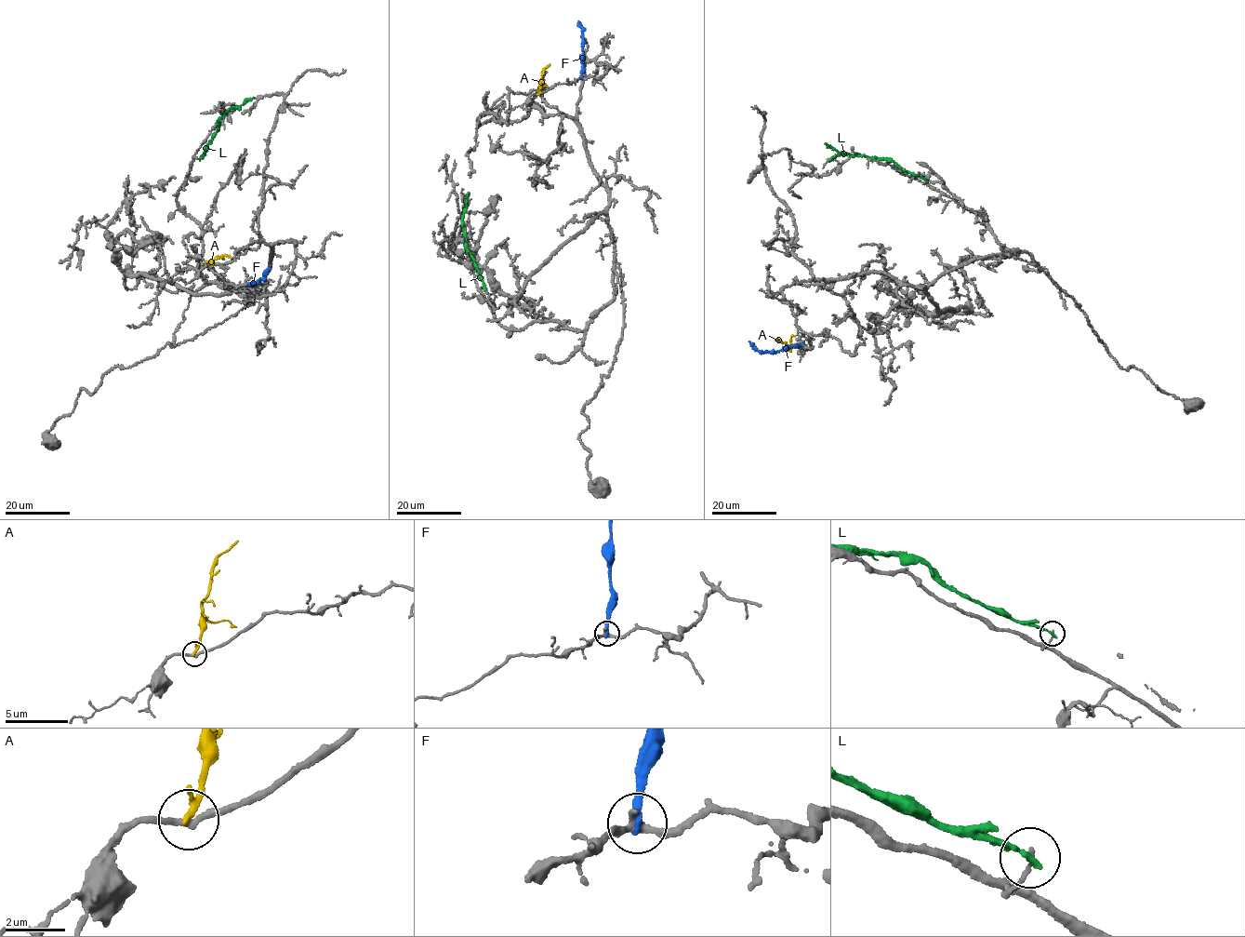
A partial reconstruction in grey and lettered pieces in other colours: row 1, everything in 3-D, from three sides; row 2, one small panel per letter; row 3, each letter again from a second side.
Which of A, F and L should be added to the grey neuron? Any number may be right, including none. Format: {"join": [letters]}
{"join": []}

